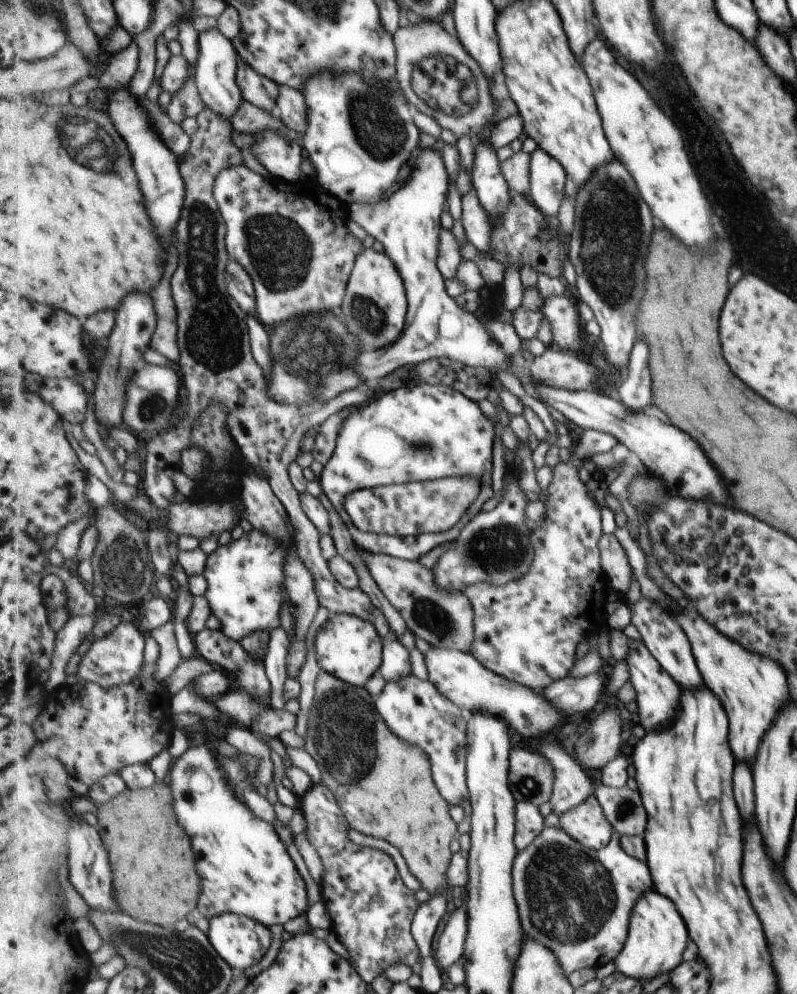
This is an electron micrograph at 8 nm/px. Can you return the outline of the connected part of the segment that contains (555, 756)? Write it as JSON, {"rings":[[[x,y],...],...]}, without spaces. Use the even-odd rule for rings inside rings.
{"rings":[[[543,744],[540,753],[556,769],[556,785],[550,801],[552,813],[561,817],[596,794],[591,778],[577,762],[573,752],[565,752],[559,744]]]}

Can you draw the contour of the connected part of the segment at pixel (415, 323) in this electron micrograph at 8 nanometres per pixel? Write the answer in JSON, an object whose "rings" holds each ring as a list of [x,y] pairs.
{"rings":[[[431,148],[419,149],[410,160],[411,172],[402,186],[395,187],[385,200],[377,204],[353,204],[350,206],[351,221],[359,224],[367,233],[381,242],[386,254],[400,270],[408,292],[408,324],[400,340],[391,346],[379,350],[362,352],[357,358],[359,374],[363,382],[380,382],[383,378],[393,375],[409,365],[425,363],[433,359],[449,358],[467,364],[471,367],[486,368],[494,377],[499,372],[511,372],[507,354],[493,338],[491,330],[486,328],[487,320],[482,319],[477,312],[467,312],[465,306],[457,304],[455,297],[448,292],[448,282],[442,276],[438,266],[440,259],[441,214],[449,194],[449,172],[445,168],[442,154]]]}

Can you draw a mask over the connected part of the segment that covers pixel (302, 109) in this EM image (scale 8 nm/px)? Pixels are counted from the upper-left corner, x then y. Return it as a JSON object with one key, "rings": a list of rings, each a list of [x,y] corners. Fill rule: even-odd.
{"rings":[[[280,85],[281,92],[277,98],[277,111],[281,120],[295,130],[299,135],[303,135],[307,130],[307,104],[305,96],[301,91],[291,88],[291,86]]]}

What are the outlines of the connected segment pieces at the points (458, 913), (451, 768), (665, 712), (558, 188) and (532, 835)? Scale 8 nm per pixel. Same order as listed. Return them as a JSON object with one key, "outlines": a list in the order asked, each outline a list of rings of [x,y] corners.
{"outlines":[[[[465,908],[454,910],[435,949],[435,958],[441,970],[446,972],[447,968],[463,958],[467,932],[469,932],[468,910]]],[[[413,675],[386,681],[381,694],[376,697],[376,706],[395,736],[407,744],[415,744],[429,756],[436,786],[439,786],[441,796],[449,800],[449,805],[461,806],[462,802],[470,800],[467,778],[468,724],[461,708],[429,680],[421,680]]],[[[631,640],[629,644],[629,656],[625,660],[627,668],[629,668],[629,681],[636,692],[636,704],[639,708],[639,716],[641,722],[647,730],[661,730],[667,728],[673,718],[677,716],[677,708],[679,708],[679,694],[681,688],[677,682],[668,674],[664,666],[657,662],[656,658],[649,652],[647,646],[638,640]]],[[[537,148],[531,155],[530,196],[536,208],[555,222],[566,198],[566,171],[559,160]]],[[[518,802],[516,807],[516,848],[525,850],[535,842],[535,838],[546,828],[546,818],[541,816],[539,808],[531,802]]]]}

